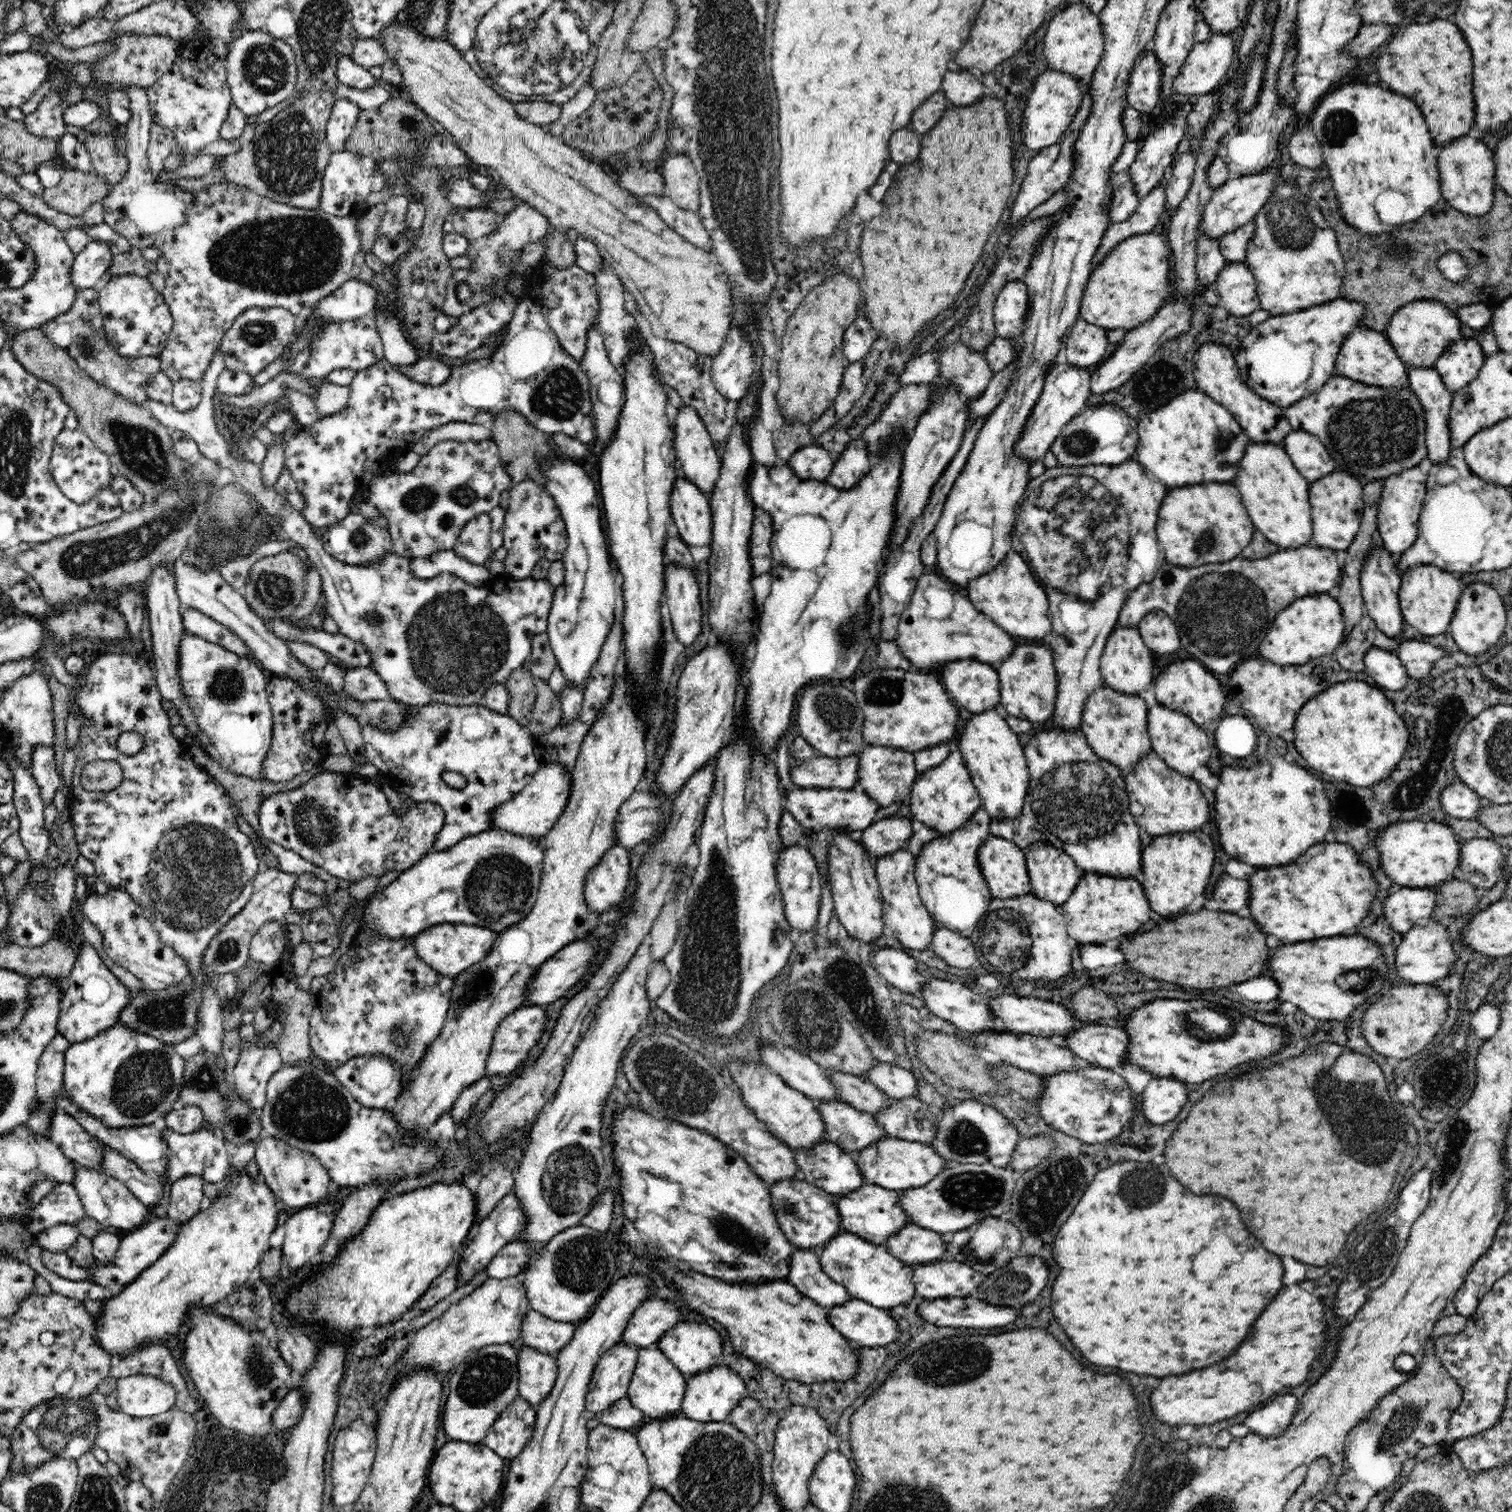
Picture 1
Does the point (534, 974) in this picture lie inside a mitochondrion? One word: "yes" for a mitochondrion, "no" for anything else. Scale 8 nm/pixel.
no

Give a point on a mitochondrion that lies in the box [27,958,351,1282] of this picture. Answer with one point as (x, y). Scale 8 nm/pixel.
(144, 1080)

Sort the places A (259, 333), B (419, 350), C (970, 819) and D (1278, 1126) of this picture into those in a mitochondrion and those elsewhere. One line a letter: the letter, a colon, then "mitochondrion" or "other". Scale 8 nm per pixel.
A: mitochondrion
B: other
C: other
D: other

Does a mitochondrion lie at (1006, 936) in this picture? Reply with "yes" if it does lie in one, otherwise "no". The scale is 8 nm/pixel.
yes

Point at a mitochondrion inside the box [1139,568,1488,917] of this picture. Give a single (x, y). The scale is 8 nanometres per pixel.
(1226, 601)

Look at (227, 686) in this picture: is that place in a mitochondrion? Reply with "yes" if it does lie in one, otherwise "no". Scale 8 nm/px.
yes

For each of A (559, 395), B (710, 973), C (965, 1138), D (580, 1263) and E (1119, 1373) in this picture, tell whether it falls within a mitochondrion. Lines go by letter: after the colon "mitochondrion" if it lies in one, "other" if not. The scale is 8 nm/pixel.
A: mitochondrion
B: mitochondrion
C: mitochondrion
D: mitochondrion
E: other

